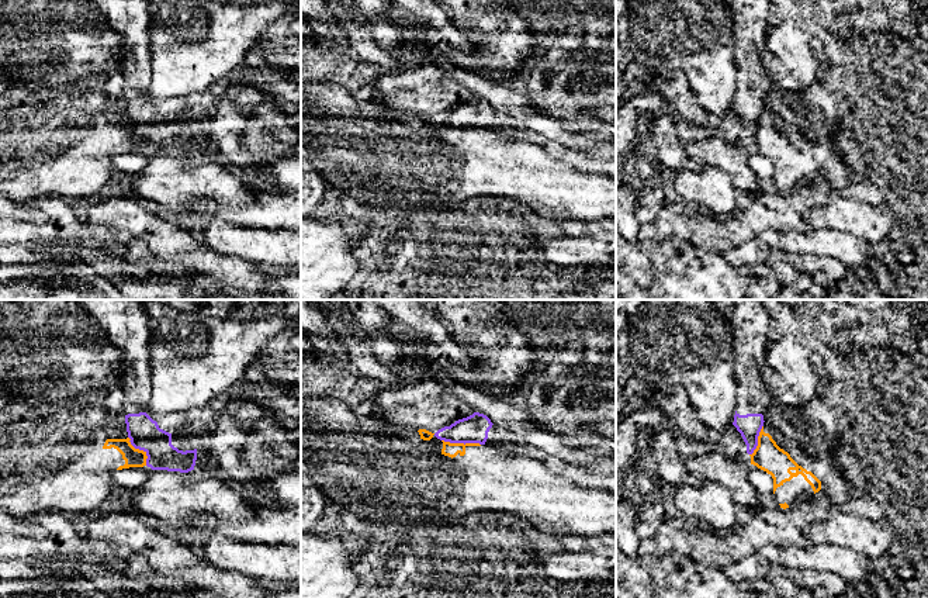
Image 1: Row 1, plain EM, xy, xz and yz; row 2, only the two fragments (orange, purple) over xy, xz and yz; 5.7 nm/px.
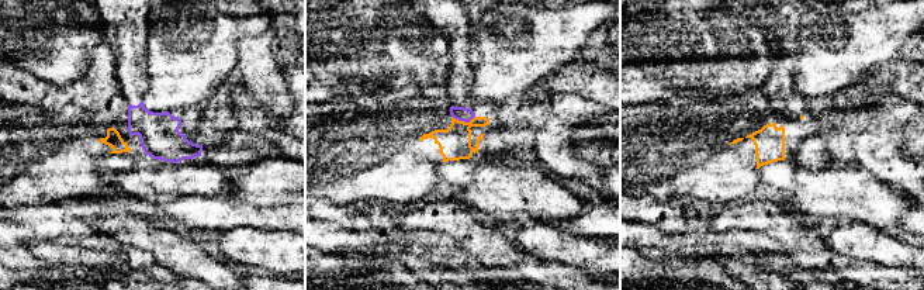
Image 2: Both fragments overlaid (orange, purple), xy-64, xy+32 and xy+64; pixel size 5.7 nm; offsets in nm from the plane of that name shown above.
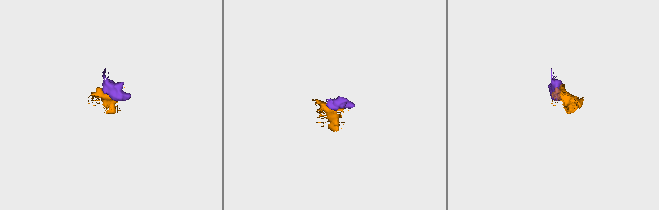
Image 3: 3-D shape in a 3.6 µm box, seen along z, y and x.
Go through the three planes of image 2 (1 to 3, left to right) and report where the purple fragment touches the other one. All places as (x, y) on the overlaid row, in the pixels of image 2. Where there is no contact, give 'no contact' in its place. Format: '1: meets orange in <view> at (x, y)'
1: no contact
2: meets orange in xy+32 at (463, 121)
3: no contact

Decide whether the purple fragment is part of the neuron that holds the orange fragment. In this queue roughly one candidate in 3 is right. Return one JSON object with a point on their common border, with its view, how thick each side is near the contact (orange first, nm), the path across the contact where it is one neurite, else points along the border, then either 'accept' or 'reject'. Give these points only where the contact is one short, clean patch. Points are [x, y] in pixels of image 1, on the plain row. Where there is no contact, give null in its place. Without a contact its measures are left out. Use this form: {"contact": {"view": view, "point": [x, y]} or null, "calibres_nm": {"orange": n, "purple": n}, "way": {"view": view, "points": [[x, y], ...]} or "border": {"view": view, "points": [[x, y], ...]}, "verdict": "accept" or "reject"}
{"contact": {"view": "xz", "point": [461, 128]}, "calibres_nm": {"orange": 80, "purple": 160}, "border": {"view": "xz", "points": [[442, 124], [480, 130]]}, "verdict": "reject"}

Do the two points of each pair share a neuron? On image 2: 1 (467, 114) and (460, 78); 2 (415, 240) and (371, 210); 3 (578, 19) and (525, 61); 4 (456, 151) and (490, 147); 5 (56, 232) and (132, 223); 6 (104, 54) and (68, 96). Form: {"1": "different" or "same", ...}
{"1": "same", "2": "same", "3": "same", "4": "different", "5": "different", "6": "same"}

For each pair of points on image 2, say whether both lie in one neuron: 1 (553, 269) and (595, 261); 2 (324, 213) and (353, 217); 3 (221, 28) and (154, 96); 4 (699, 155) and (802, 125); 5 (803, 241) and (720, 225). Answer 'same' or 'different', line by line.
1: different
2: same
3: same
4: same
5: same

